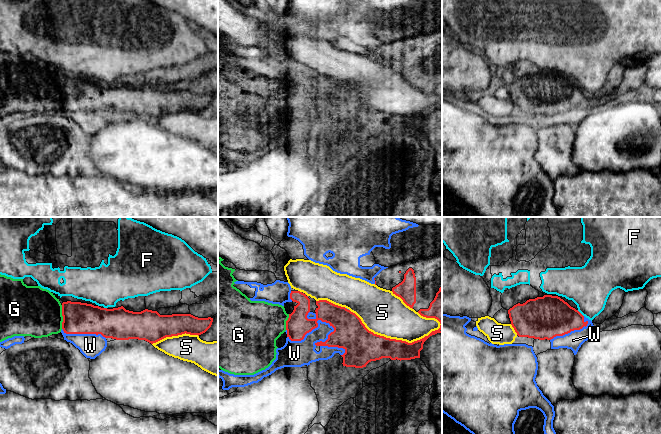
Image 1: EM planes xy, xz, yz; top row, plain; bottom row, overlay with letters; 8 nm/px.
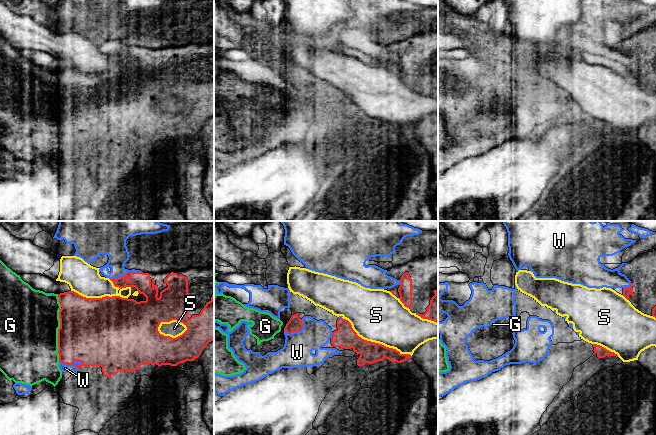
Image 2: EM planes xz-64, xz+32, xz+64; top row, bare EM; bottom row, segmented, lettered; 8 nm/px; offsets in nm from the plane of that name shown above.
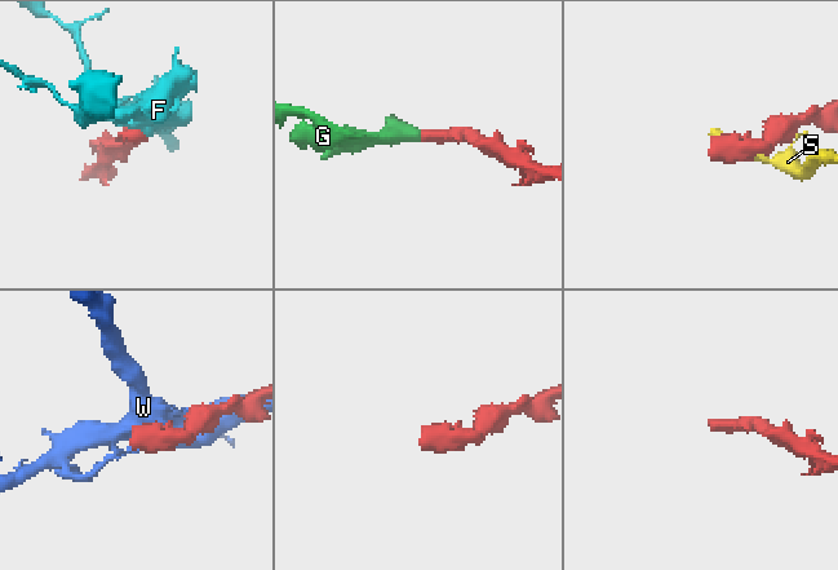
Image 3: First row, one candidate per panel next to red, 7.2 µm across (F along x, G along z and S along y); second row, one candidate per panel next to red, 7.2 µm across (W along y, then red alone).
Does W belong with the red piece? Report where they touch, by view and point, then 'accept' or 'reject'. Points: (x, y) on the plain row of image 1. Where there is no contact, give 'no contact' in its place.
xz (312, 105) | reject

